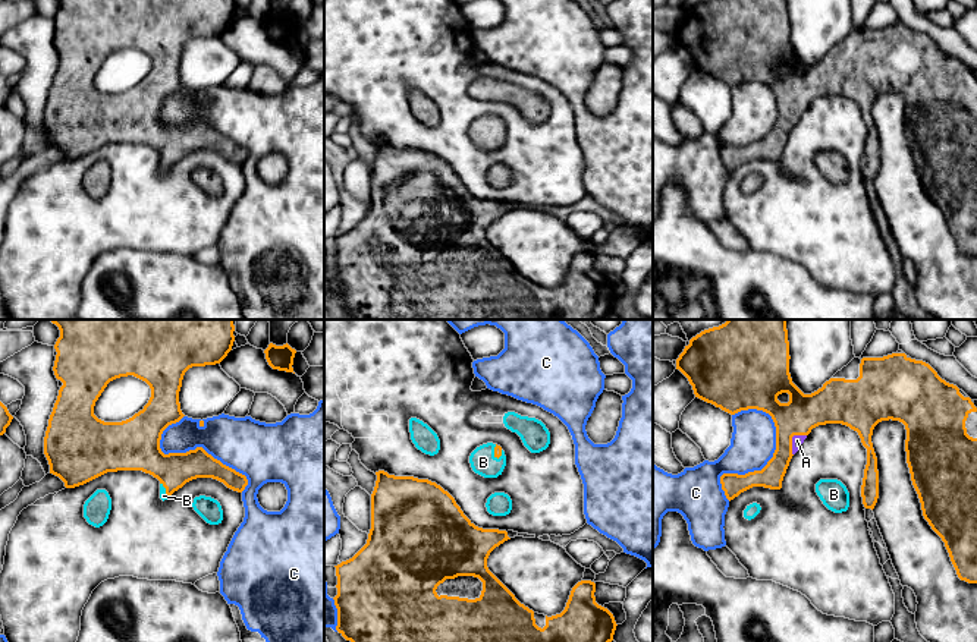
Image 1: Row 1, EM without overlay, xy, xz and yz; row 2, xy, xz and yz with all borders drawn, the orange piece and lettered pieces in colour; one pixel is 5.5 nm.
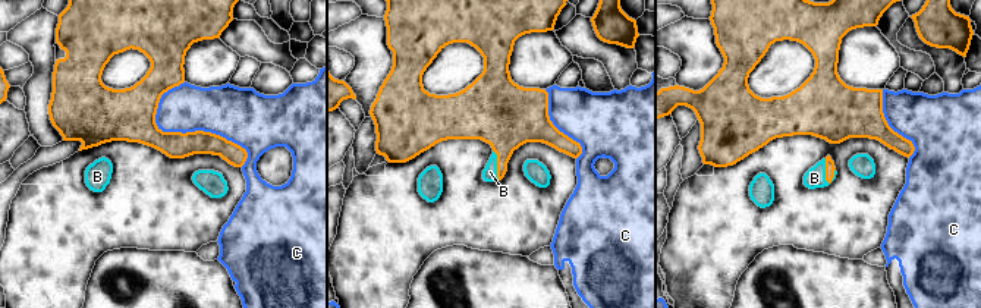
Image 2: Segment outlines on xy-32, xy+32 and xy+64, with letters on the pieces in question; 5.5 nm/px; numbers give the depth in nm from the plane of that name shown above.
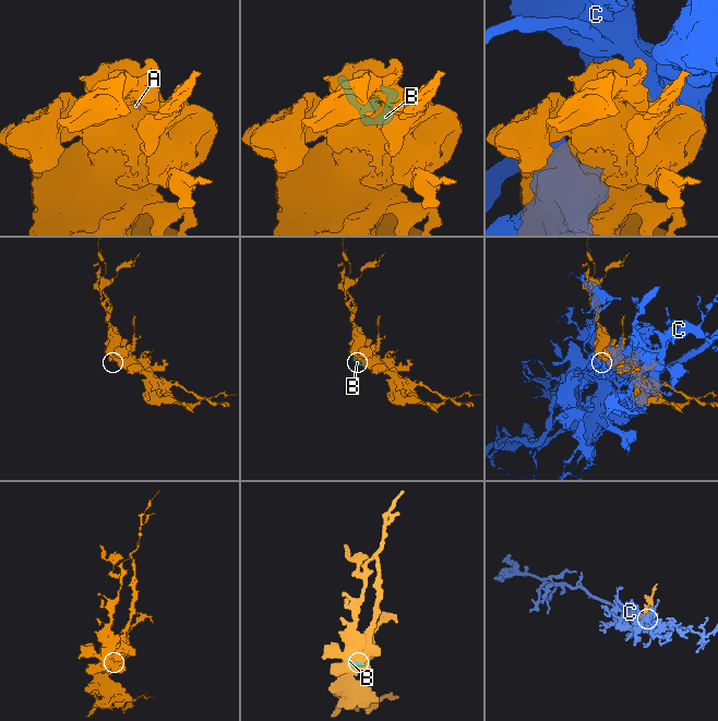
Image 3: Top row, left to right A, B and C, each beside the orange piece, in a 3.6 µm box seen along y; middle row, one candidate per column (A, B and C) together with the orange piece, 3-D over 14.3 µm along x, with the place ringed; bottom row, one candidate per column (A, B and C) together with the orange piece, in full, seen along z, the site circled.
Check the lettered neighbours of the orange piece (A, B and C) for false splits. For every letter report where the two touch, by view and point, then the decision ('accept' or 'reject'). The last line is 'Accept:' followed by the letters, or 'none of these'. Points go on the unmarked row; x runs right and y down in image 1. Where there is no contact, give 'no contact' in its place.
A: yz (791, 112) | accept
B: xz (495, 123) | accept
C: yz (759, 142) | reject
Accept: A, B

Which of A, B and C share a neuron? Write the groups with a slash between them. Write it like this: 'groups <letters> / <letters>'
groups A B / C

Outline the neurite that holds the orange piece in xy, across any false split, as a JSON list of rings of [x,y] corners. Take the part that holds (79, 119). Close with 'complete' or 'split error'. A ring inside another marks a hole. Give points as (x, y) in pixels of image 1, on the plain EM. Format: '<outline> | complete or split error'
[[[59,0],[60,9],[54,16],[54,47],[59,53],[59,67],[48,91],[44,108],[44,126],[50,145],[59,148],[66,160],[84,157],[107,144],[142,142],[160,152],[160,170],[170,167],[186,154],[197,150],[213,150],[227,160],[242,164],[248,157],[245,147],[223,136],[202,119],[186,125],[164,126],[160,120],[163,103],[179,94],[185,86],[180,82],[179,63],[185,44],[192,38],[220,35],[232,22],[235,0]],[[133,47],[151,60],[151,69],[142,82],[122,94],[104,94],[94,86],[94,78],[107,56],[116,50]]] | split error

